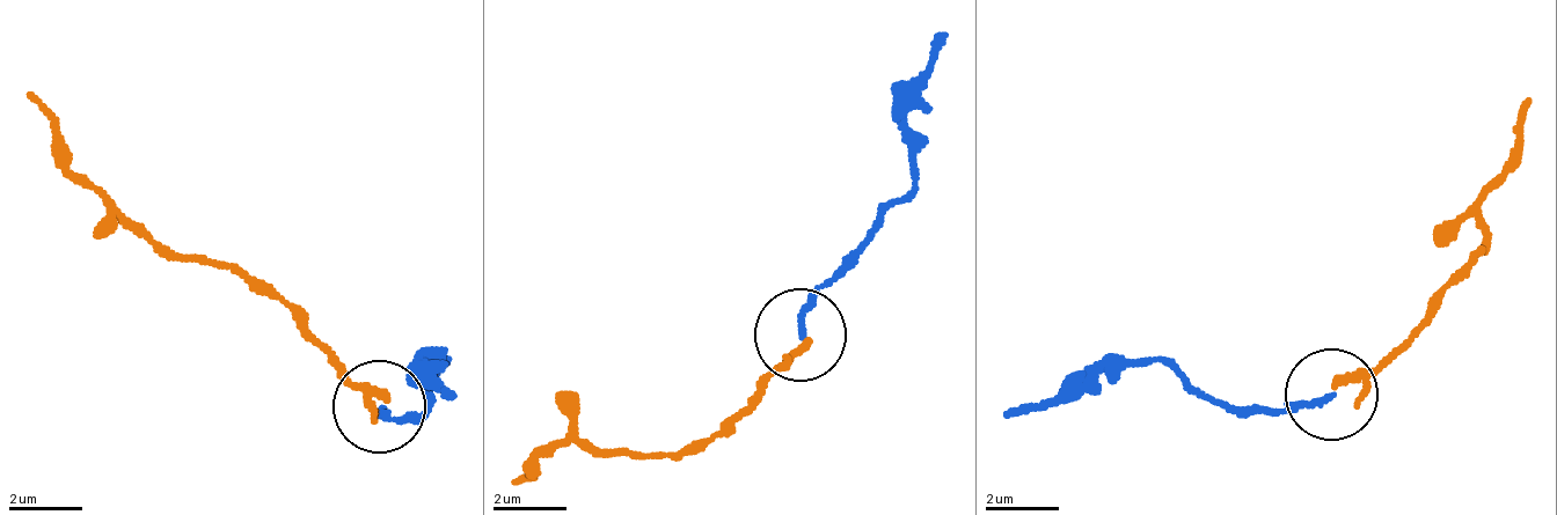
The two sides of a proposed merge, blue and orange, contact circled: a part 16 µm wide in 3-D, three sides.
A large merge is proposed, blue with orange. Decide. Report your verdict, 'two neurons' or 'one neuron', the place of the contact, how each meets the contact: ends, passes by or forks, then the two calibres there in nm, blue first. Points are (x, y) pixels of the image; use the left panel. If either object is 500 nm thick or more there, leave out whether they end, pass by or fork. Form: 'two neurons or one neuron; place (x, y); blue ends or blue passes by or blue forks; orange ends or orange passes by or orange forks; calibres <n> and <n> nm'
two neurons; place (379, 406); blue ends; orange passes by; calibres 170 and 160 nm

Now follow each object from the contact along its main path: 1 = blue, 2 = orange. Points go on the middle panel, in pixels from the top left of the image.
1: (797, 332), (911, 185), (906, 92), (950, 30)
2: (799, 343), (752, 405), (677, 455), (604, 451), (571, 440), (514, 484)

